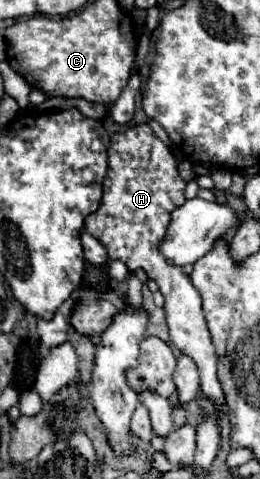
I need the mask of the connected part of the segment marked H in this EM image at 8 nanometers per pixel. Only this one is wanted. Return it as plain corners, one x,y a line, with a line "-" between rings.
146,123
134,125
124,133
112,135
108,149
108,173
102,187
104,195
100,207
96,213
88,215
84,229
104,245
110,259
126,263
130,271
144,269
146,275
158,283
162,295
166,297
164,311
172,343
196,363
200,373
200,391
204,397
210,399
220,413
228,413
226,397
216,375
216,347
202,313
200,293
188,281
188,275
180,267
168,265
158,251
158,243
164,239
168,229
172,205
186,201
186,181
178,173
178,161

